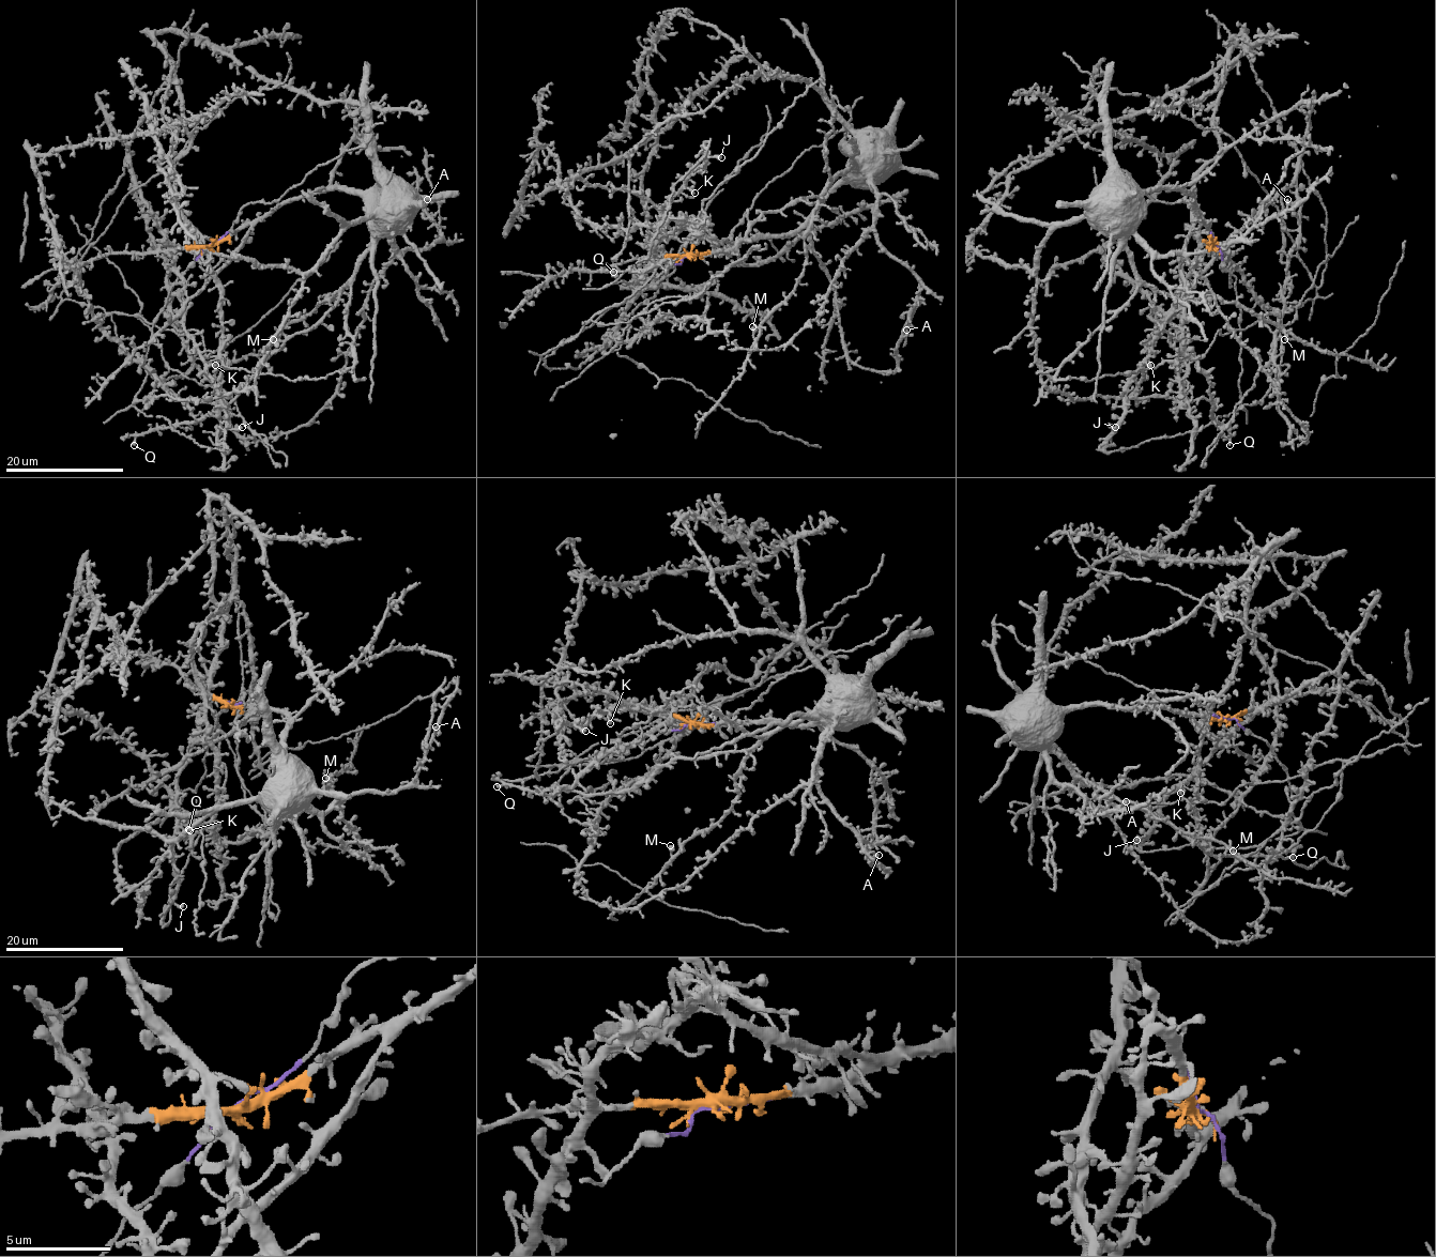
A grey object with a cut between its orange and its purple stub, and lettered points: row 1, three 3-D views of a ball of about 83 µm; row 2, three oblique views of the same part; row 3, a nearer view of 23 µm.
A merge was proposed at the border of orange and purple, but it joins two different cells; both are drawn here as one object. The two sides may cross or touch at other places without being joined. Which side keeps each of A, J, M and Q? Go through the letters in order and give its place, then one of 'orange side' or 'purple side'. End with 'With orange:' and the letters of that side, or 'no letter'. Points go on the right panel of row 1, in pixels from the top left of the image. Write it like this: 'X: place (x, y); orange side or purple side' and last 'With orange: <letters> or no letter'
A: place (1287, 199); orange side
J: place (1115, 427); purple side
M: place (1284, 339); orange side
Q: place (1230, 445); orange side
With orange: A, M, Q

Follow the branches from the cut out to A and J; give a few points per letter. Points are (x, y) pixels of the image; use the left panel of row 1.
A: (209, 245), (285, 203), (353, 189), (396, 255), (426, 249), (440, 238), (425, 209), (428, 198)
J: (209, 245), (178, 277), (153, 325), (147, 377), (134, 405), (226, 453), (226, 430), (242, 427)

